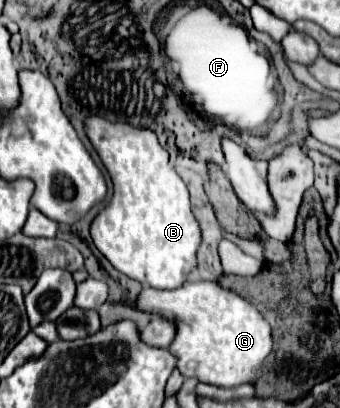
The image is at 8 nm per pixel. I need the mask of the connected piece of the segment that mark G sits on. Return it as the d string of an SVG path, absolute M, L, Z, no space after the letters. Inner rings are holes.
M184 282L180 288L174 290L154 290L150 286L144 286L142 292L136 298L136 310L164 316L166 320L172 320L176 326L176 336L168 350L172 356L178 356L176 366L180 366L180 372L184 378L198 378L200 382L230 388L238 384L252 384L254 374L262 368L264 358L272 352L272 336L270 326L266 326L266 320L262 314L244 298L240 298L232 290L224 290L216 282Z

